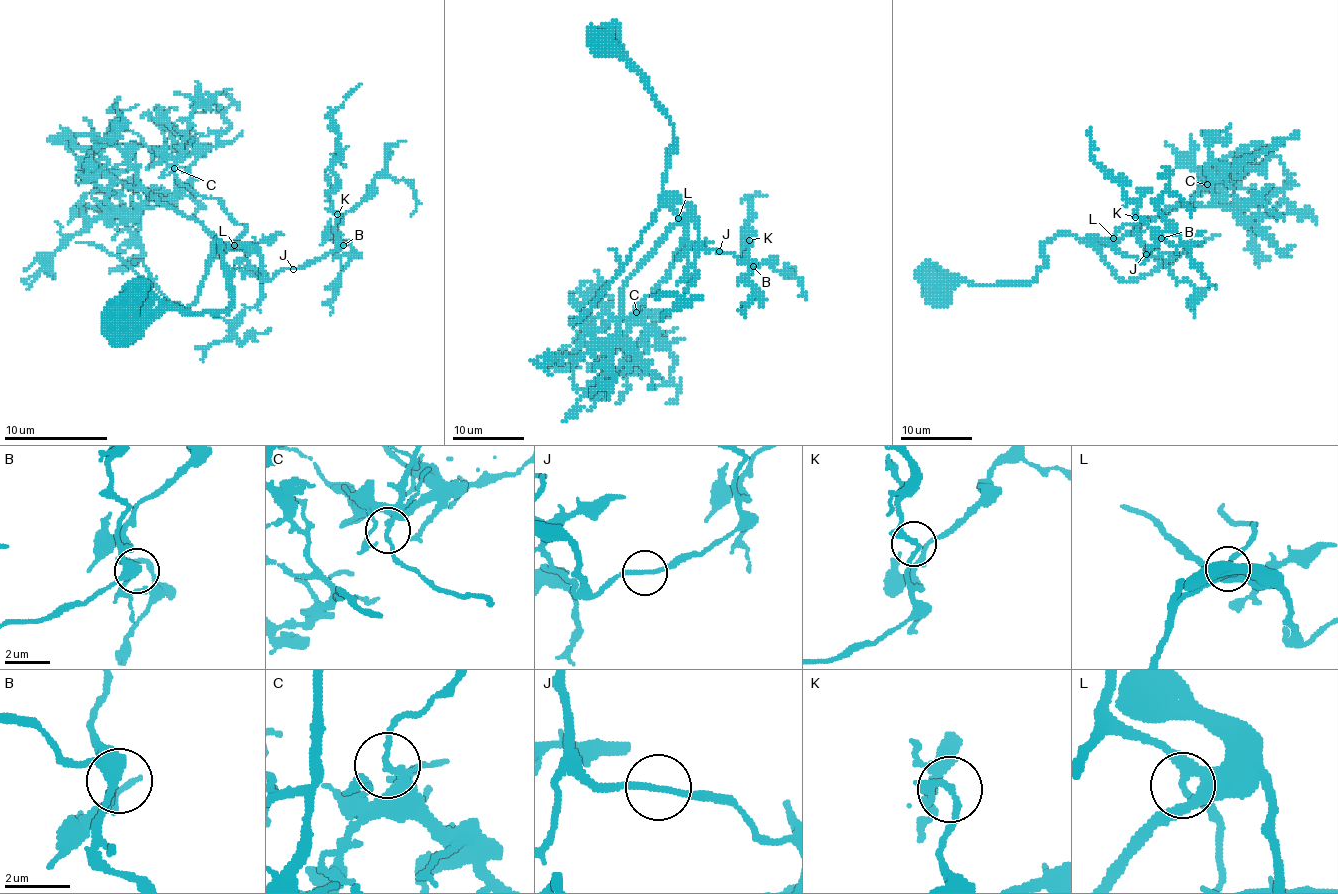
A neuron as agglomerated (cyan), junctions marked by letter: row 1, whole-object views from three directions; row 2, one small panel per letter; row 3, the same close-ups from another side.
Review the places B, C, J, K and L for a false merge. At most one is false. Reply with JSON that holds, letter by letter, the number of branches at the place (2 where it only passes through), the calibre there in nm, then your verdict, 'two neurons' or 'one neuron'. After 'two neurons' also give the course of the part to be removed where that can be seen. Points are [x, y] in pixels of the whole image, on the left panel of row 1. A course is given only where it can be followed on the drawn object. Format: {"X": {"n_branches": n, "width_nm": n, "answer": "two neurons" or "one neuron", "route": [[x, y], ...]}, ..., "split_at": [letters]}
{"B": {"n_branches": 3, "width_nm": 320, "answer": "one neuron"}, "C": {"n_branches": 2, "width_nm": 160, "answer": "one neuron"}, "J": {"n_branches": 2, "width_nm": 190, "answer": "one neuron"}, "K": {"n_branches": 2, "width_nm": 200, "answer": "one neuron"}, "L": {"n_branches": 3, "width_nm": 200, "answer": "one neuron"}, "split_at": []}

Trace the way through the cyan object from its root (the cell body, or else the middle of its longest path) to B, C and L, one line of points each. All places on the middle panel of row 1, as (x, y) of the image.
B: (601, 46), (642, 78), (671, 121), (676, 146), (669, 148), (664, 191), (696, 218), (699, 243), (753, 266)
C: (601, 46), (642, 78), (676, 141), (664, 191), (687, 241), (637, 313)
L: (601, 46), (615, 51), (642, 78), (673, 125), (676, 146), (669, 148), (664, 191), (678, 218)

